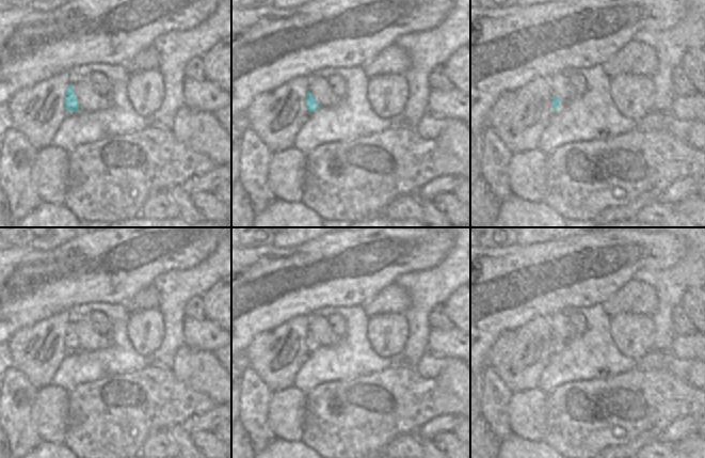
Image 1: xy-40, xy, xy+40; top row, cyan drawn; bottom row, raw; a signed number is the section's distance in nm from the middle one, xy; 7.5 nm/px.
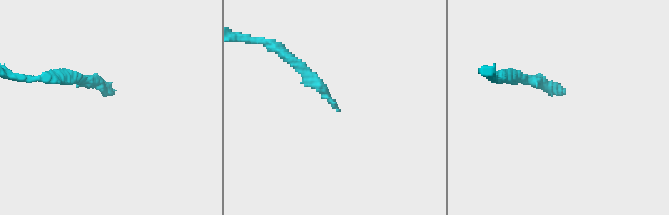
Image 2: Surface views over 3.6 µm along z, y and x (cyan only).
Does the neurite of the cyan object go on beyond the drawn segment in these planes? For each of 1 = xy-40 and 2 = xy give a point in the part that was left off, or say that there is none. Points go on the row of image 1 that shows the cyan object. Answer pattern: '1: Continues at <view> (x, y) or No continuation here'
1: No continuation here
2: No continuation here

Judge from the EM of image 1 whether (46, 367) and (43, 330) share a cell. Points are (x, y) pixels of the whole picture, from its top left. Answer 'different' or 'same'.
same

